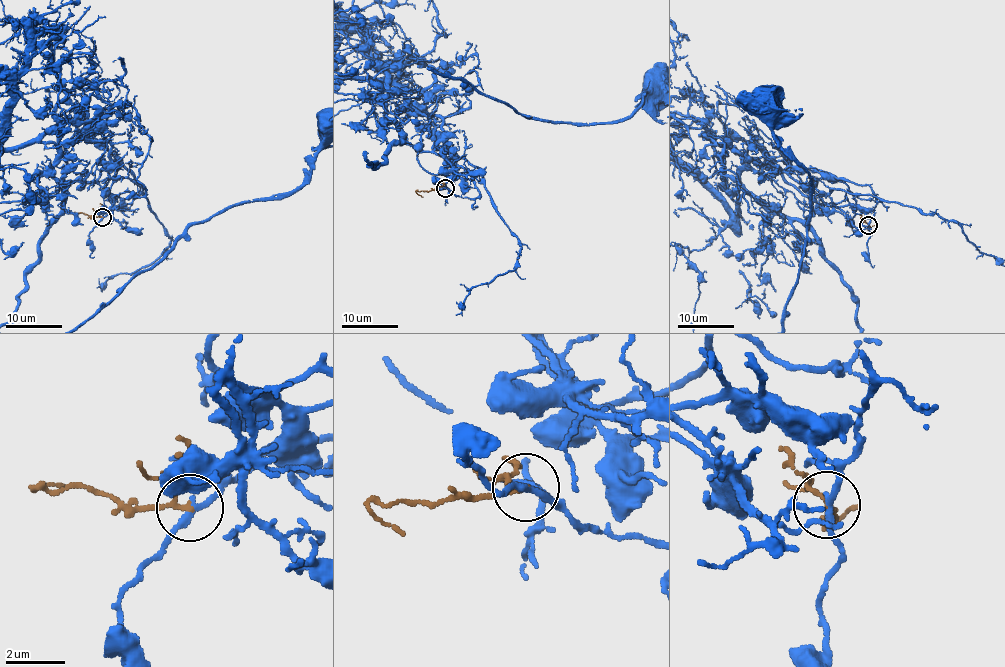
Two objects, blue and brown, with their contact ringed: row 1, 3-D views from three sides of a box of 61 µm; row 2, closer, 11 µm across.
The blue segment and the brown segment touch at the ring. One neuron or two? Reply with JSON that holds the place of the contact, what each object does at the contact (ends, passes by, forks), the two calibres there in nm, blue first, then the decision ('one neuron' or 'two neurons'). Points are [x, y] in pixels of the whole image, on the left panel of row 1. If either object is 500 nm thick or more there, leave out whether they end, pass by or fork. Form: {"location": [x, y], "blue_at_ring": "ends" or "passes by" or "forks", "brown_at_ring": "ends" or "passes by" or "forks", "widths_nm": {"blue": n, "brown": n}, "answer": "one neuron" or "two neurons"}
{"location": [102, 217], "blue_at_ring": "passes by", "brown_at_ring": "passes by", "widths_nm": {"blue": 200, "brown": 120}, "answer": "two neurons"}

